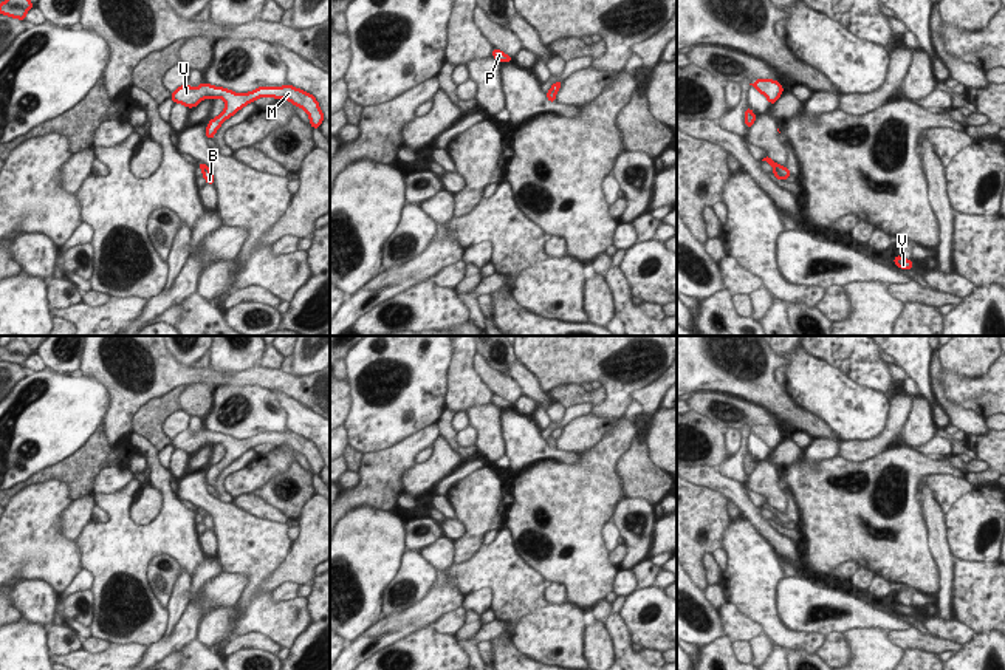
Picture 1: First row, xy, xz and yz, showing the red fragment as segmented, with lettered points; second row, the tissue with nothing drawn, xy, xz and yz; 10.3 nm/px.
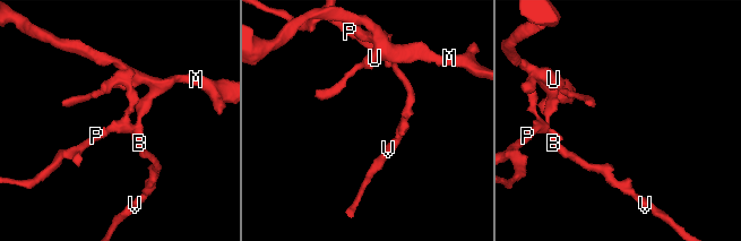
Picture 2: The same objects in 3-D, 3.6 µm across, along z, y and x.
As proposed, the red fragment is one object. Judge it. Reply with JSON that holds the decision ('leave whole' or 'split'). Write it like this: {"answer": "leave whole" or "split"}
{"answer": "split"}

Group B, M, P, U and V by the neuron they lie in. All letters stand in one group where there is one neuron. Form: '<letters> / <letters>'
B M U V / P

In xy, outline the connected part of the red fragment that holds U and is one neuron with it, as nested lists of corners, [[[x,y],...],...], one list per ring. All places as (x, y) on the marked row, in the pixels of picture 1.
[[[206,82],[200,84],[197,88],[184,84],[178,87],[170,94],[170,97],[175,104],[183,104],[187,108],[197,107],[203,99],[221,97],[225,101],[225,110],[217,118],[211,119],[208,127],[204,128],[206,138],[209,139],[214,139],[215,132],[228,118],[234,116],[240,108],[246,107],[249,102],[254,102],[259,97],[285,99],[293,105],[304,108],[310,118],[313,128],[319,128],[322,121],[325,119],[314,96],[290,84],[283,87],[259,87],[243,94],[223,87],[214,87]]]

